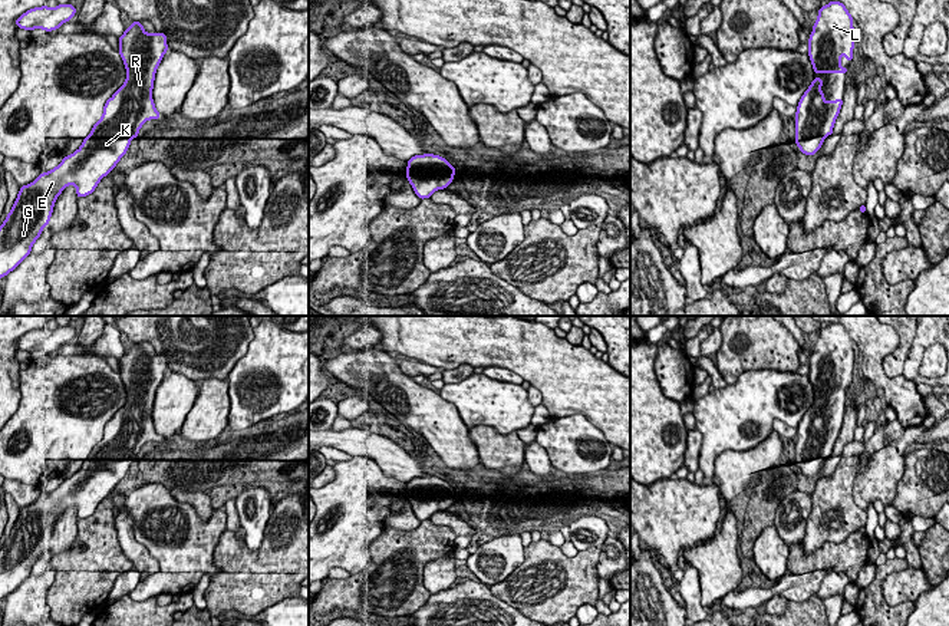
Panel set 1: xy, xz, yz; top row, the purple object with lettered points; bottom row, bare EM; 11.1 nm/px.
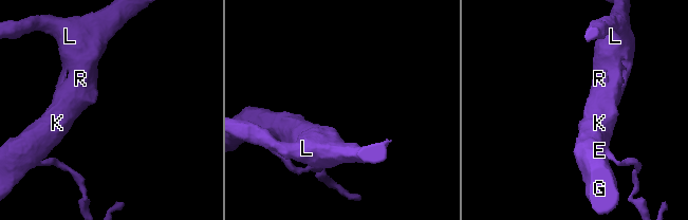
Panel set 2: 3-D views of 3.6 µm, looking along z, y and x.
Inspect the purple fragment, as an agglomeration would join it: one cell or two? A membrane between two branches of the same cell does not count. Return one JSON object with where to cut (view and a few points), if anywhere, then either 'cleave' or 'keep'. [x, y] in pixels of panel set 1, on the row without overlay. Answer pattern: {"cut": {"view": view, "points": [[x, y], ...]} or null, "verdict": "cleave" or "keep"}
{"cut": null, "verdict": "keep"}

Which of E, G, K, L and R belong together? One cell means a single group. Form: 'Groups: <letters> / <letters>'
Groups: E G K L R

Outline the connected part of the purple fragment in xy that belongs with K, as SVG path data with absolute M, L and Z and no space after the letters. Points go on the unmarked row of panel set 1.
M134 343L119 359L119 375L126 389L125 405L106 422L103 436L93 447L80 470L49 494L40 495L33 504L20 508L19 517L0 547L0 600L14 592L29 576L42 551L49 547L56 520L67 507L76 508L78 520L92 515L99 503L108 497L126 475L131 461L138 458L141 448L149 441L159 441L152 422L152 409L158 386L167 368L164 355L149 356L139 343Z

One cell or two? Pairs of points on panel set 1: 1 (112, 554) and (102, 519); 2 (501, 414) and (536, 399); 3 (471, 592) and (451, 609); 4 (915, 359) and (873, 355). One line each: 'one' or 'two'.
1: one
2: two
3: one
4: two

